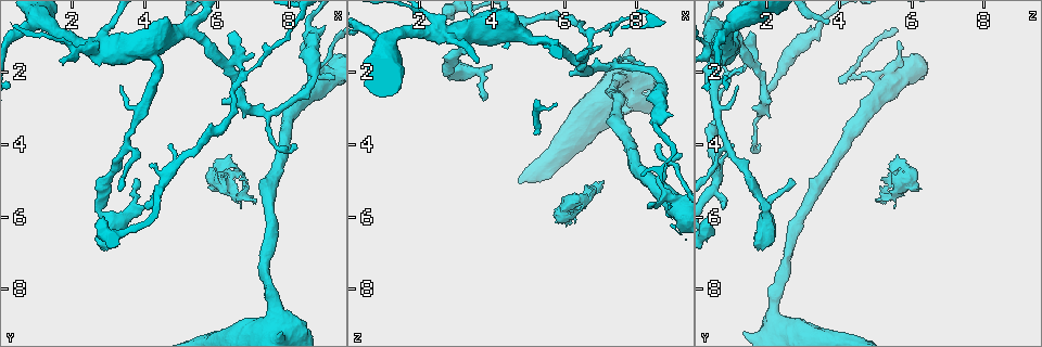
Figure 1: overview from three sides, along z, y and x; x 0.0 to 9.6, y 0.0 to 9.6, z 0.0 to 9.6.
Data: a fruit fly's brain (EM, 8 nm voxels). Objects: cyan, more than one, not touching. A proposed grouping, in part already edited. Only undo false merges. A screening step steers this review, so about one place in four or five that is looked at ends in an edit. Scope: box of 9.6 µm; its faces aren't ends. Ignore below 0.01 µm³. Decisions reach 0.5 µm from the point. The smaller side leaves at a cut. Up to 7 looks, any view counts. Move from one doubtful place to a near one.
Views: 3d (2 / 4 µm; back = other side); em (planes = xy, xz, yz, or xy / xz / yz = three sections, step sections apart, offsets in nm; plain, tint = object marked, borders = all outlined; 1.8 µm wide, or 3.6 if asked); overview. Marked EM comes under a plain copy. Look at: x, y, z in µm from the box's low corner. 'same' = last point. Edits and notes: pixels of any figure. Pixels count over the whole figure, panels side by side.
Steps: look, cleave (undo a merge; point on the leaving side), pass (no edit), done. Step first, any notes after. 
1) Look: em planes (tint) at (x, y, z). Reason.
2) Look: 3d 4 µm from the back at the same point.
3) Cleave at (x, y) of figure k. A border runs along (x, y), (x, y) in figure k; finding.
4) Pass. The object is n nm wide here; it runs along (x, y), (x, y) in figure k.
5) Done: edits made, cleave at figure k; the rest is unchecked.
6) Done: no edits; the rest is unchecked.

Look: 3d 2 µm at (6.90, 5.05, 5.30).

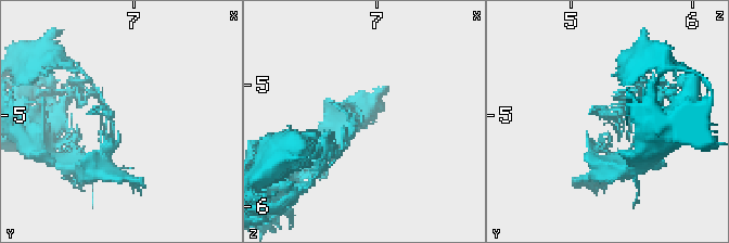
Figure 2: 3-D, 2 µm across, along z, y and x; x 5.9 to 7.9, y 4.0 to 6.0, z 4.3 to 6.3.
Look: em planes (tint) at (6.84, 5.06, 5.30). Need the tissue.

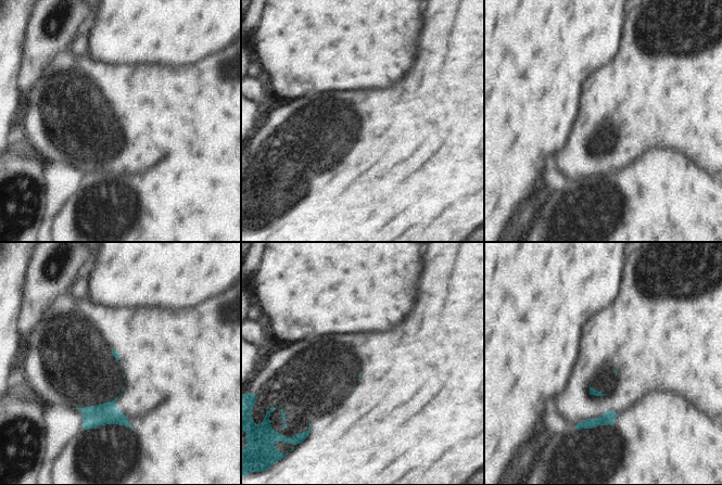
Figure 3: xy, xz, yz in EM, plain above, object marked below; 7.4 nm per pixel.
Cleave at (91, 419) of figure 3. A border runs along (83, 408), (125, 418) in figure 3; a second neuron is stuck on.

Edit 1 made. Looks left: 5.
Look: em xz step 4 (tint) at (3.05, 6.15, 1.95). Sudden change in width.

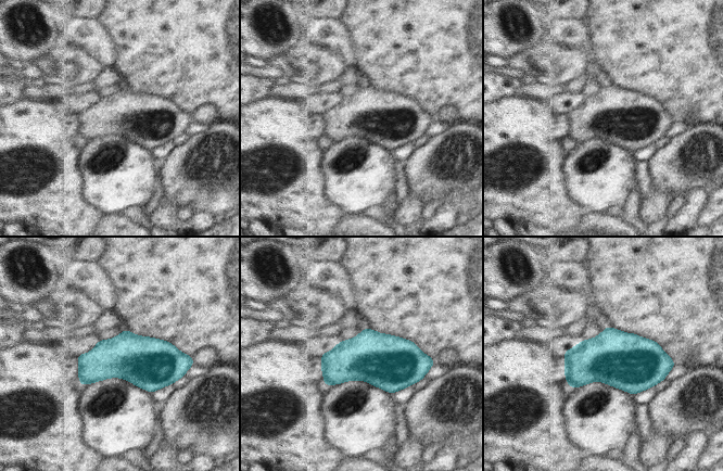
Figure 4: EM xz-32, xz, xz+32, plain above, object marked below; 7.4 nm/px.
Look: em planes (tint) at the same point.

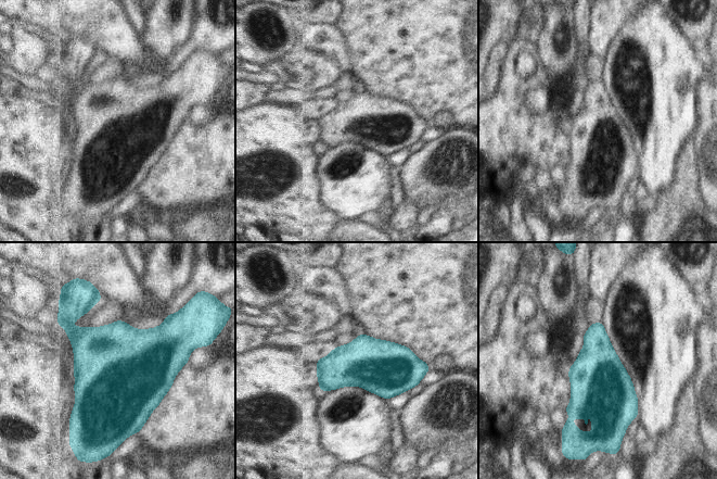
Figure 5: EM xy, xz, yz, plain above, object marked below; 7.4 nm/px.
Cleave at (92, 348) of figure 5. The object is 400 nm wide here; a border runs along (68, 325), (64, 327) in figure 5; two neurons meet here.

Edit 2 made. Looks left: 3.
Look: em planes (tint) at (3.60, 4.10, 0.85). Three-way junction.

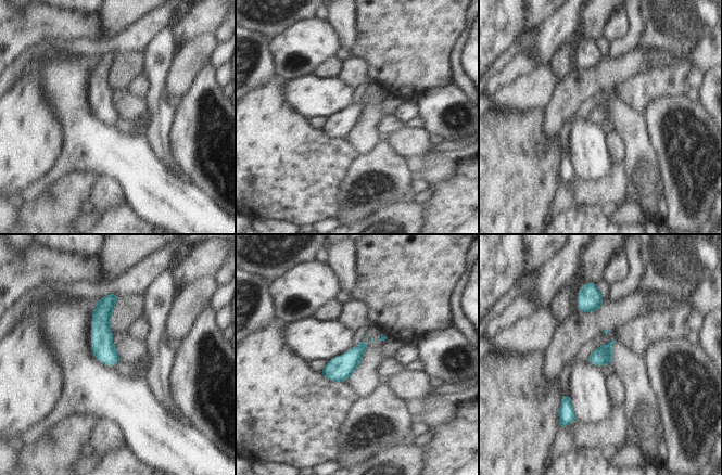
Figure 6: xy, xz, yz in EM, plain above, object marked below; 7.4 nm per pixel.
Pass. The object is 130 nm wide here; it runs along (112, 296), (102, 348), (113, 363) in figure 6; one neuron here.

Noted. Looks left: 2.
Done: edits made, cleave at figure 3, cleave at figure 5; the rest is unchecked.

